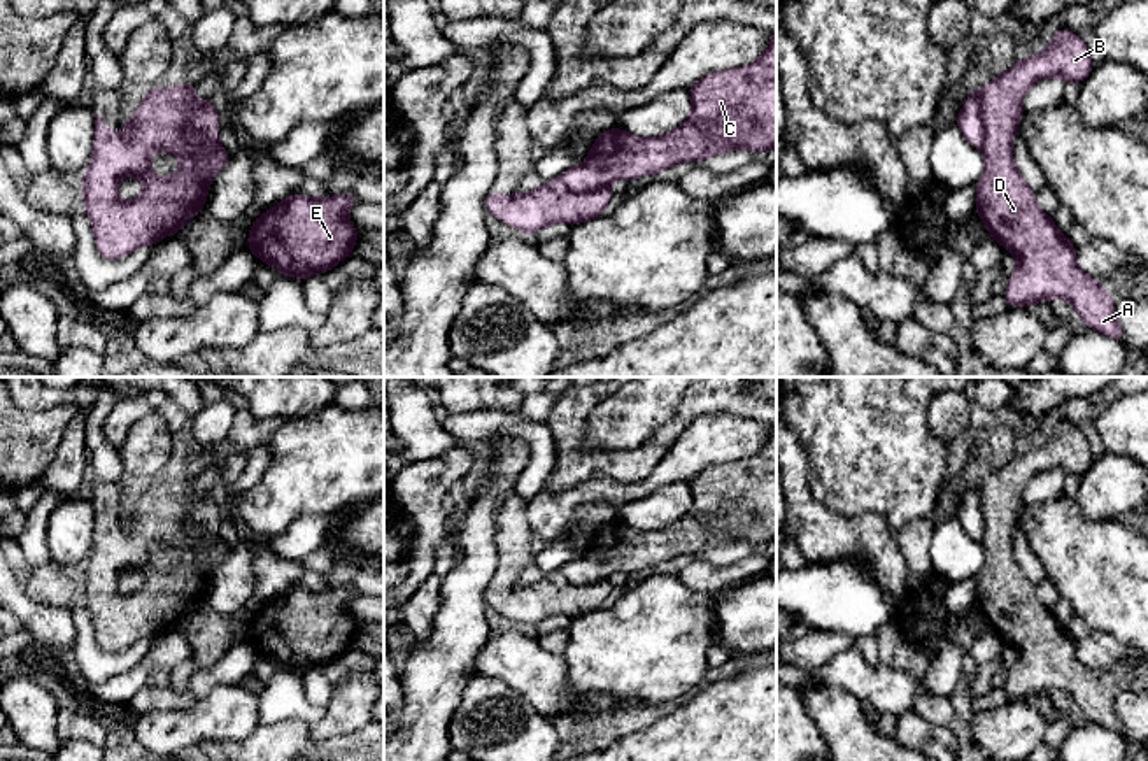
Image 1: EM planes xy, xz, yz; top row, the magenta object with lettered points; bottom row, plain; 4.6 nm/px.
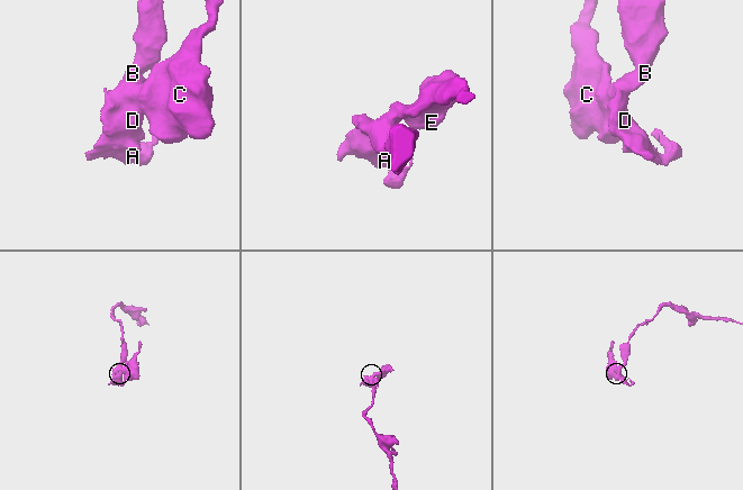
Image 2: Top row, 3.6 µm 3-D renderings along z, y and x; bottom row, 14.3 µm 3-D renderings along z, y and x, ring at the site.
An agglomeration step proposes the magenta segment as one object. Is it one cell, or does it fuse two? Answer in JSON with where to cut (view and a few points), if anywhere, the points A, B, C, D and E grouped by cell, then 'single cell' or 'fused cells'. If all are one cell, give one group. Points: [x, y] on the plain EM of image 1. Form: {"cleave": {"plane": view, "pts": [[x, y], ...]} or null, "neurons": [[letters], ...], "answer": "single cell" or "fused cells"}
{"cleave": {"plane": "yz", "pts": [[977, 484], [984, 540]]}, "neurons": [["A", "B", "D"], ["C", "E"]], "answer": "fused cells"}

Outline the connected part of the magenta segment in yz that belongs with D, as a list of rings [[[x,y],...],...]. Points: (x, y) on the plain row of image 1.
[[[1064,421],[1043,445],[1017,452],[1010,463],[978,482],[985,565],[974,580],[976,607],[989,628],[1018,652],[1004,684],[1008,700],[1064,691],[1087,721],[1123,735],[1125,724],[1115,710],[1113,689],[1078,661],[1076,640],[1059,624],[1053,610],[1038,600],[1036,586],[1015,559],[1011,540],[1031,479],[1048,470],[1083,475],[1092,463],[1087,437]]]

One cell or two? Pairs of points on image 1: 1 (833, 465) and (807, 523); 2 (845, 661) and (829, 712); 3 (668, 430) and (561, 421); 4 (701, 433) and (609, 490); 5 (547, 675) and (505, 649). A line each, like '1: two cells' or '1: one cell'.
1: two cells
2: two cells
3: one cell
4: one cell
5: one cell

